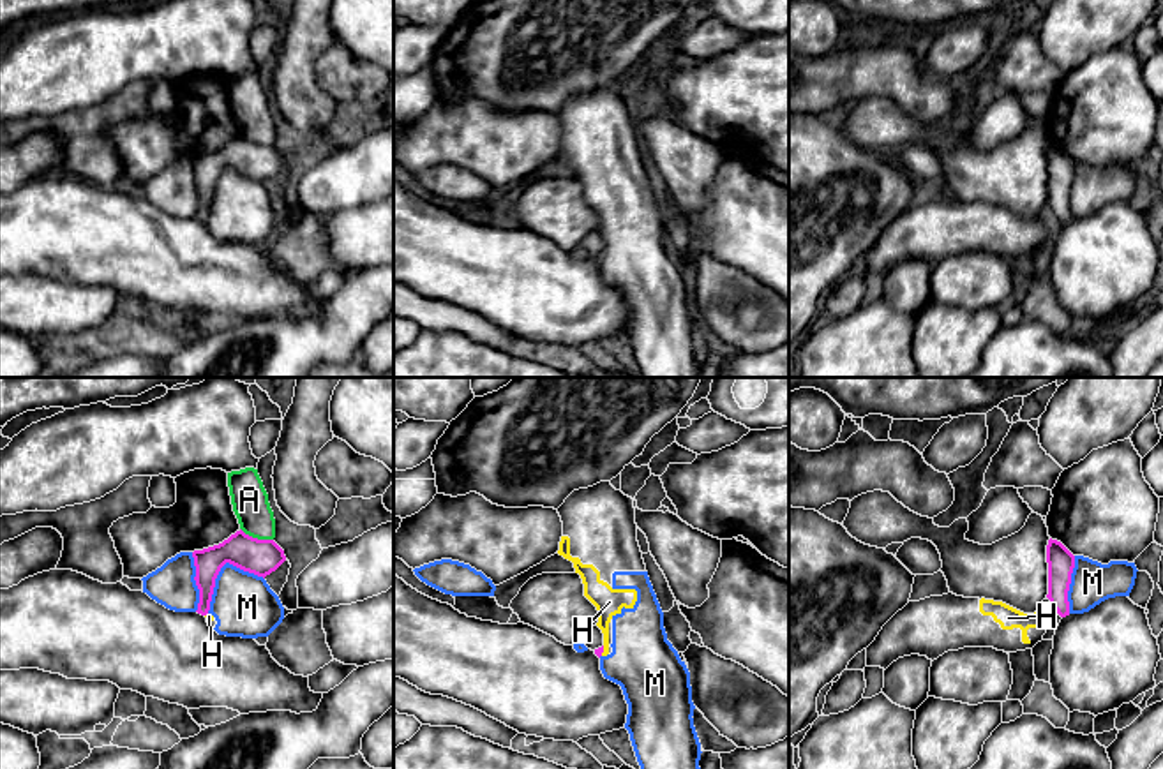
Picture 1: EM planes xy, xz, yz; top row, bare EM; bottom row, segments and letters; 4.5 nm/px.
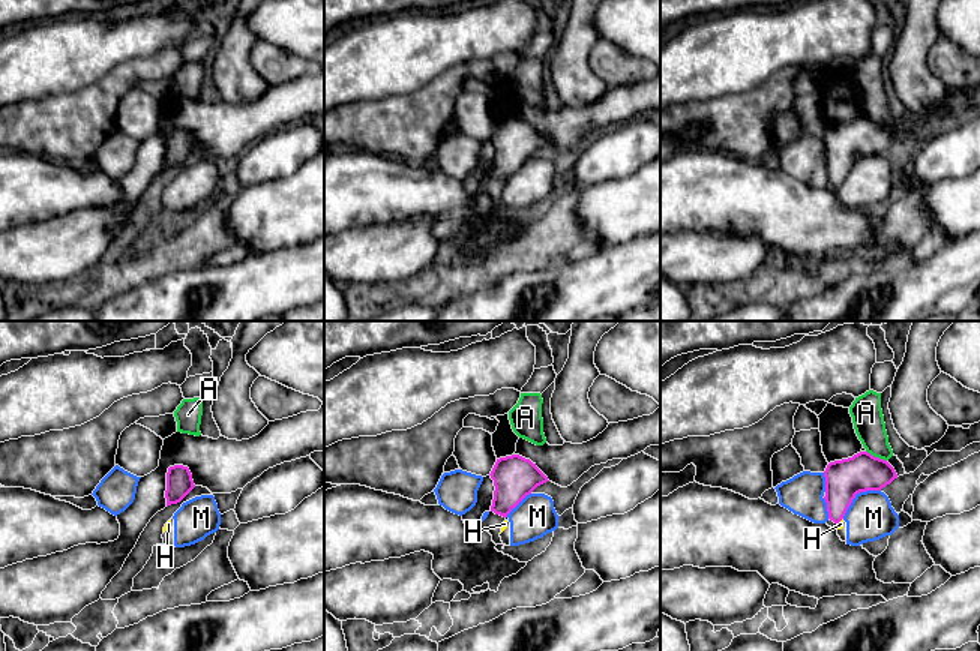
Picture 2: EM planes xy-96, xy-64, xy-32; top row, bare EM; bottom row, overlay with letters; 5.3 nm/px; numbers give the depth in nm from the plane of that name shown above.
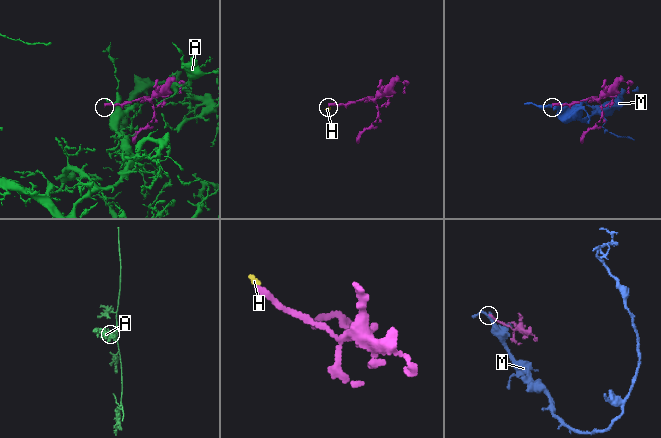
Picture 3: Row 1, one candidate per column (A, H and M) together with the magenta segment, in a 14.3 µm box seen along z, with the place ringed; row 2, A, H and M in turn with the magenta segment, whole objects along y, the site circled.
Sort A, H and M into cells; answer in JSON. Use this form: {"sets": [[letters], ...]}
{"sets": [["A"], ["H", "M"]]}

